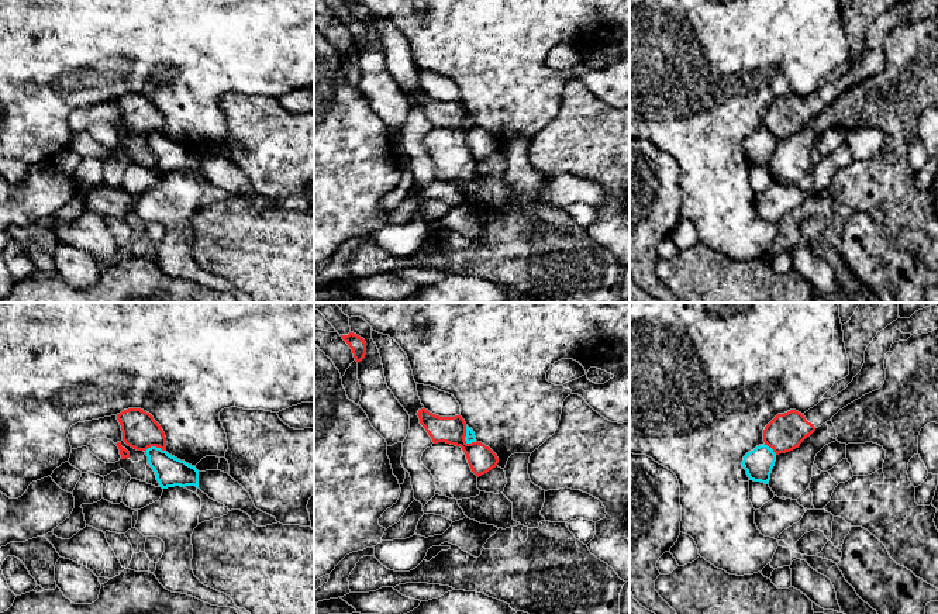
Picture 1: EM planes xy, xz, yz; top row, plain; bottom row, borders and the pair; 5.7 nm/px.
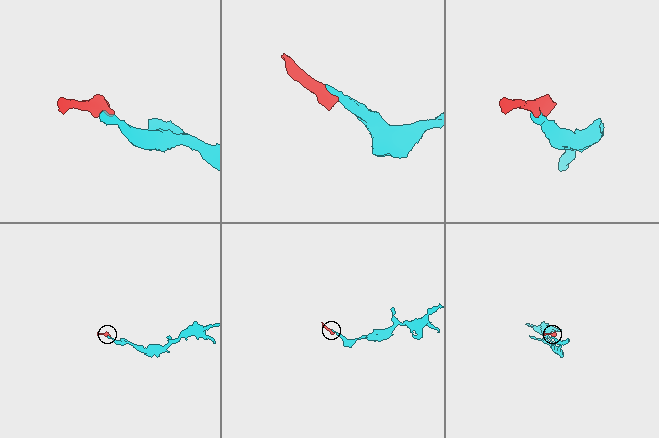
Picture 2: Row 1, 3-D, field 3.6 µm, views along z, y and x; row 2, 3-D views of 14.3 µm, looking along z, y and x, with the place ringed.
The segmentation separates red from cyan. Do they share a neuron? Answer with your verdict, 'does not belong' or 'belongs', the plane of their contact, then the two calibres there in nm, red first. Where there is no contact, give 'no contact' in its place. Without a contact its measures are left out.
does not belong; meets red in xz; 160 nm thick on the red side, 60 nm on the other

